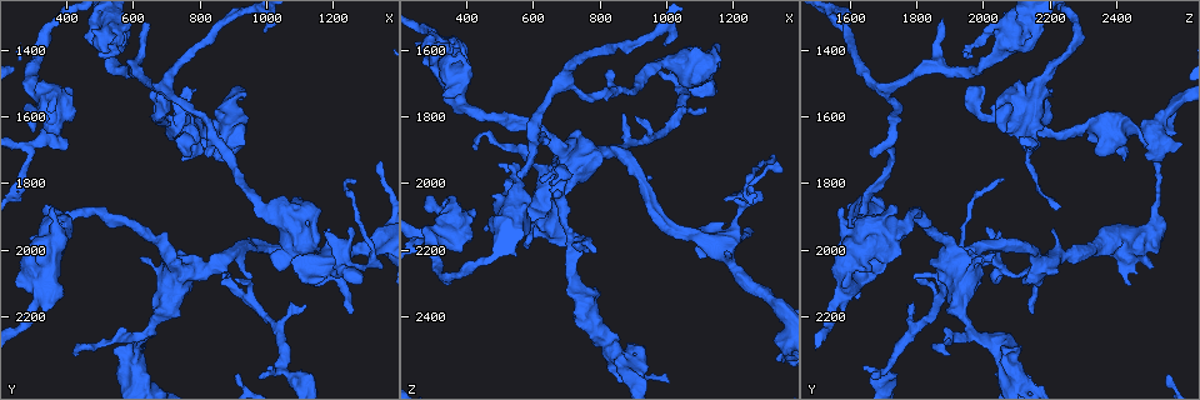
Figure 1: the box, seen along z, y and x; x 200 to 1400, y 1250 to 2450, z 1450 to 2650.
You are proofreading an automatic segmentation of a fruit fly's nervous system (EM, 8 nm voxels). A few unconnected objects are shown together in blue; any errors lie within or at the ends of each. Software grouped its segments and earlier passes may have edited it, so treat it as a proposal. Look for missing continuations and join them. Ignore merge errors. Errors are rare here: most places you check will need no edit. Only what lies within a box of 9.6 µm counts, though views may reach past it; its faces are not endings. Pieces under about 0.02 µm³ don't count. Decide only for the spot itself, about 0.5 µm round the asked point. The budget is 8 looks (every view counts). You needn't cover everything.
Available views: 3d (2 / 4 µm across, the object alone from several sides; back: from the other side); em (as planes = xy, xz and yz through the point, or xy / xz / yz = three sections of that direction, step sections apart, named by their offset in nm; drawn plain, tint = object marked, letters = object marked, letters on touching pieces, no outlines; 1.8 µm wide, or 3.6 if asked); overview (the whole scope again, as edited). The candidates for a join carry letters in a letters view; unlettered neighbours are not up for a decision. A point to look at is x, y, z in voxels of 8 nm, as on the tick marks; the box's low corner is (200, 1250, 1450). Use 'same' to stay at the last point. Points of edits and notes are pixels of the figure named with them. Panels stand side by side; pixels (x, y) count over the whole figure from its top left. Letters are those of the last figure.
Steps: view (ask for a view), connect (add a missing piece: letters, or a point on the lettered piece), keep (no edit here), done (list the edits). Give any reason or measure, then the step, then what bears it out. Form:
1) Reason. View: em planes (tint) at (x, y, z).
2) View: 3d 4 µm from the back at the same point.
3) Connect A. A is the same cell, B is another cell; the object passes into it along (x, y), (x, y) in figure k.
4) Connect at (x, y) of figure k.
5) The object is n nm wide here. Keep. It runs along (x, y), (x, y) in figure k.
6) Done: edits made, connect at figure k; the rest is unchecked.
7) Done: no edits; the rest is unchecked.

View: 3d 4 µm at (1230, 2030, 2030).

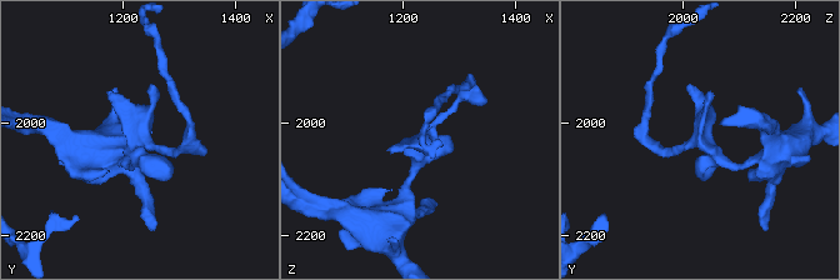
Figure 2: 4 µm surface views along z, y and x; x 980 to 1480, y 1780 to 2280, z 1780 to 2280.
Shape alone is not enough. View: em planes (letters) at (1230, 2035, 2030).

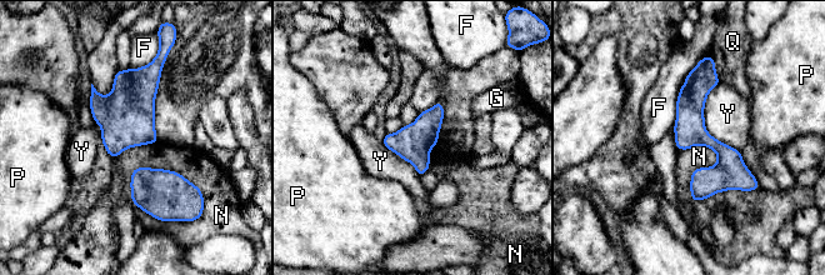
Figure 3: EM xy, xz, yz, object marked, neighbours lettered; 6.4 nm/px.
Keep. F, G, N, P, Q and Y are other cells; a border runs along (679, 149), (705, 145), (718, 161) in figure 3; none of them fits.

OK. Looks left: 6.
An open end. View: em planes (letters) at (780, 1520, 2210).

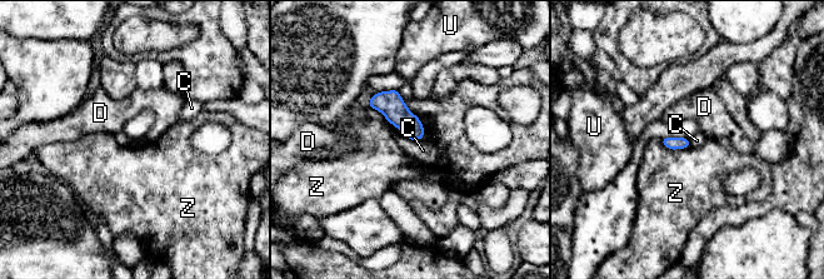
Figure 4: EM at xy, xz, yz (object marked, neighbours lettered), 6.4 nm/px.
The longest contact is with C, 200 nm. Keep. C, D, U and Z are other cells; a border runs along (395, 126), (410, 139), (423, 139) in figure 4; no lettered piece goes on from it.

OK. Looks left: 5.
Free end. View: em planes (letters) at (660, 1500, 2000).

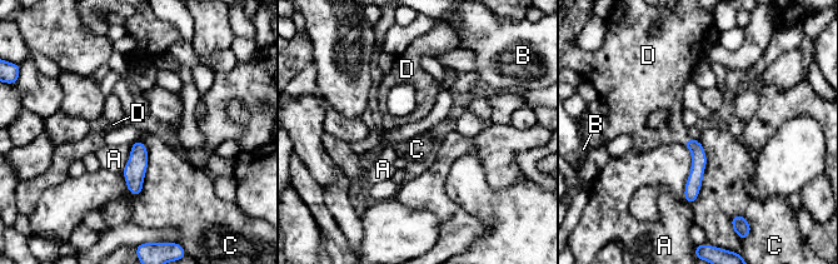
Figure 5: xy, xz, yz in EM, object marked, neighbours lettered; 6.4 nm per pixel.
The longest contact is with A, 380 nm. Connect D. D is the same cell, A, B and C are other cells; the neuron continues.

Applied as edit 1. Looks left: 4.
Done: edits made, connect at figure 5; the rest is unchecked.

